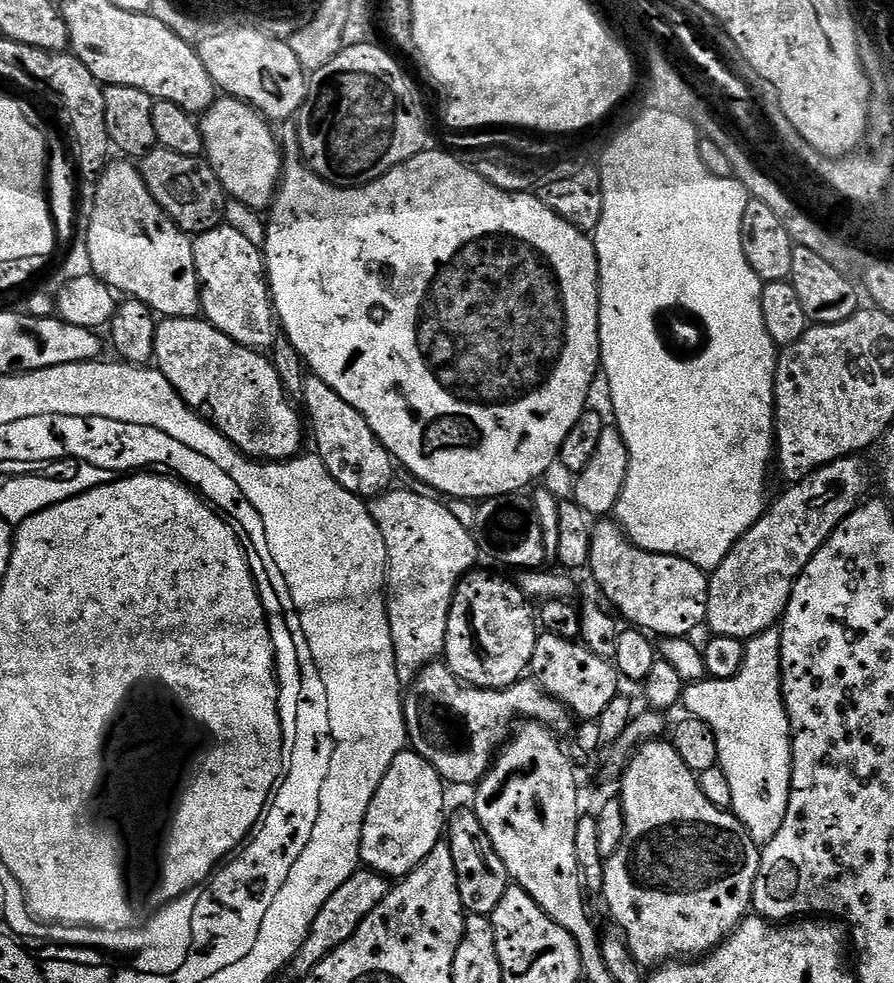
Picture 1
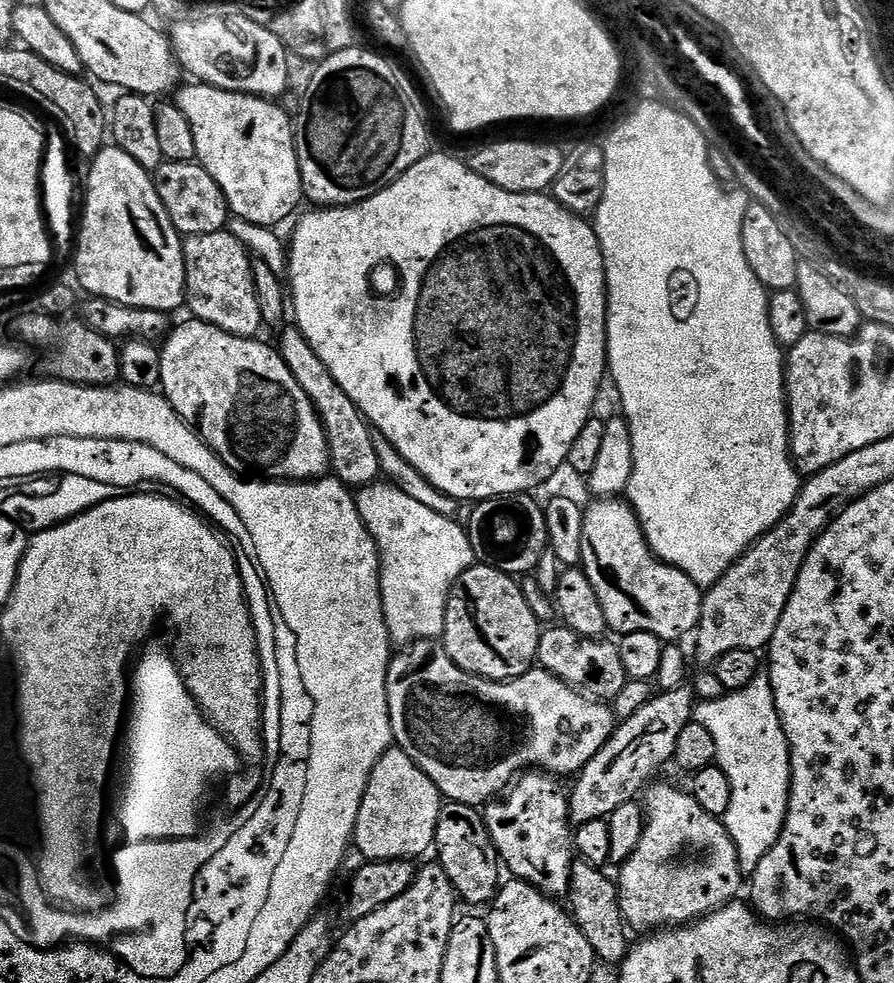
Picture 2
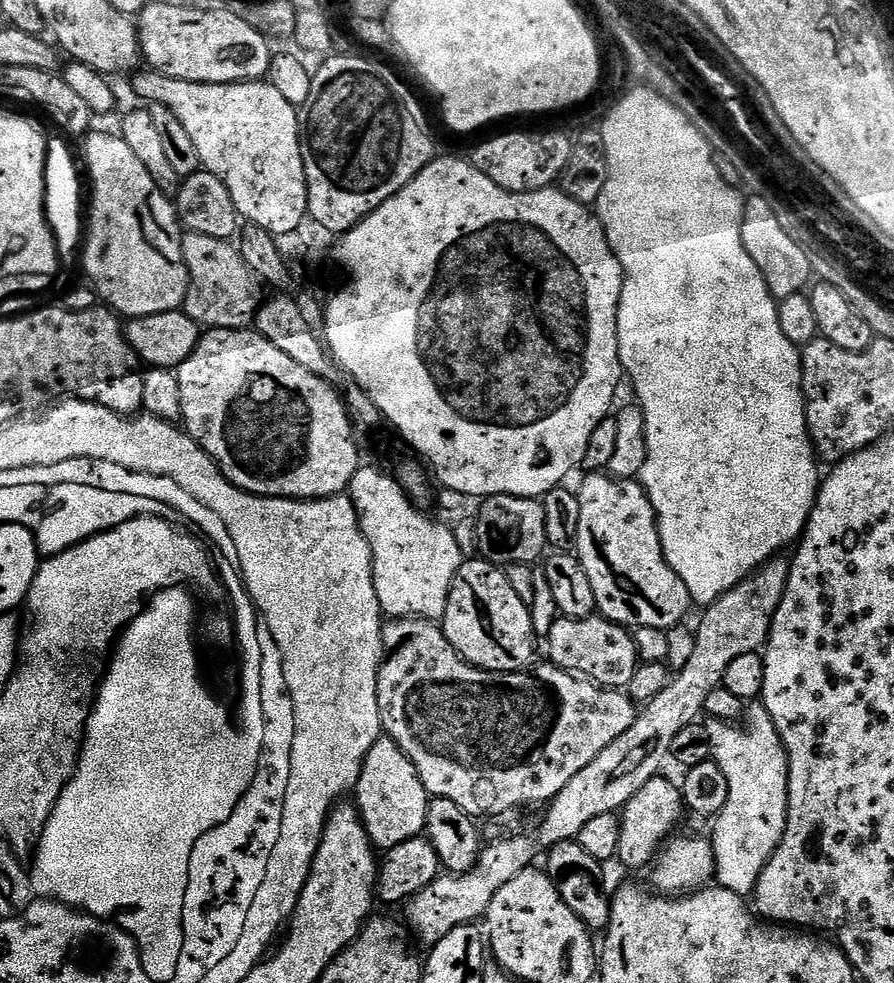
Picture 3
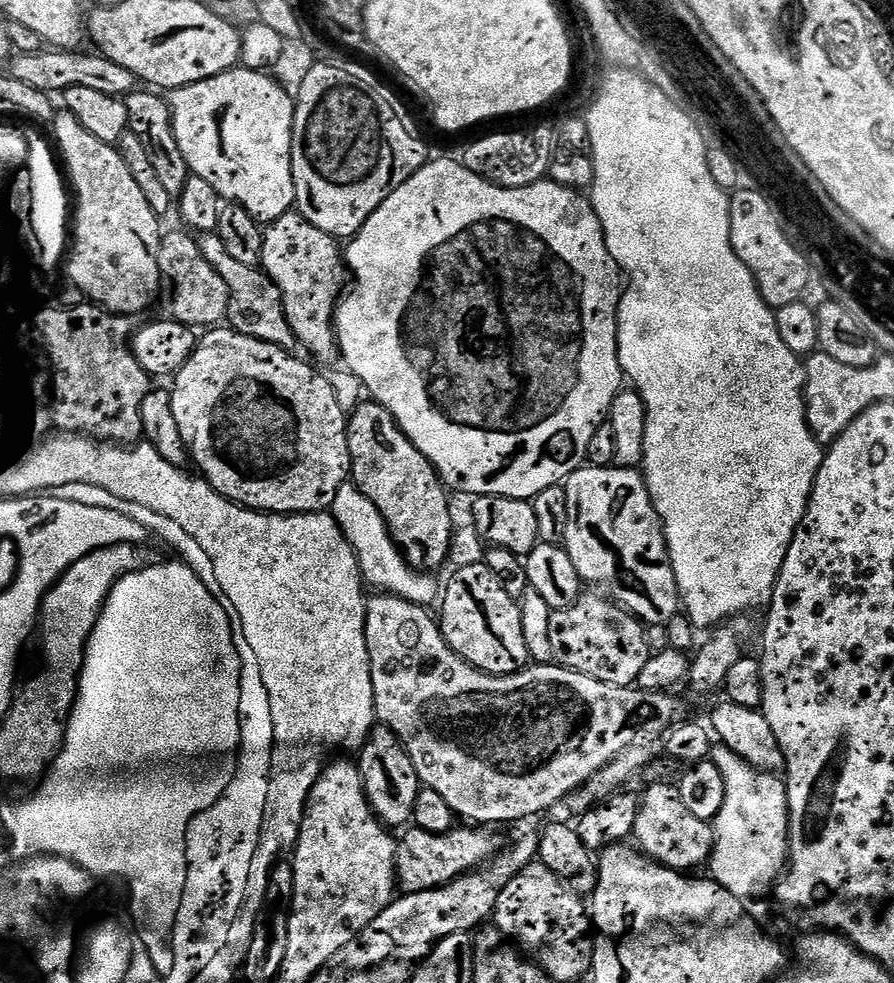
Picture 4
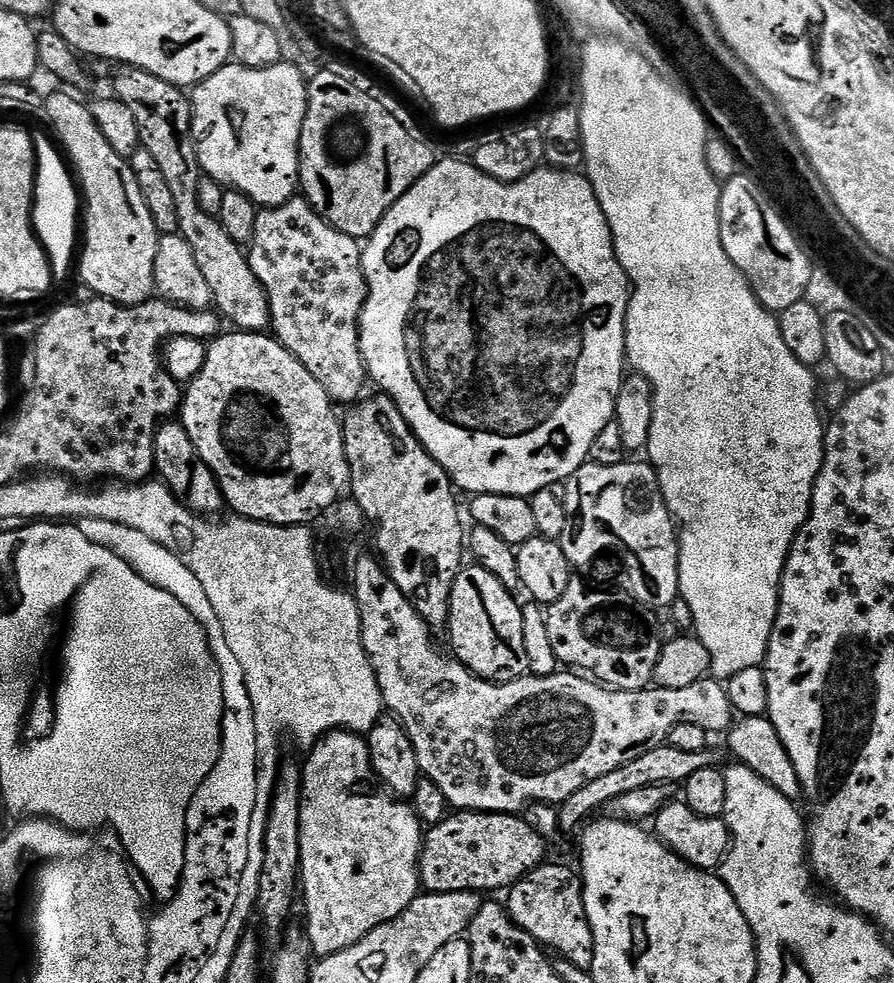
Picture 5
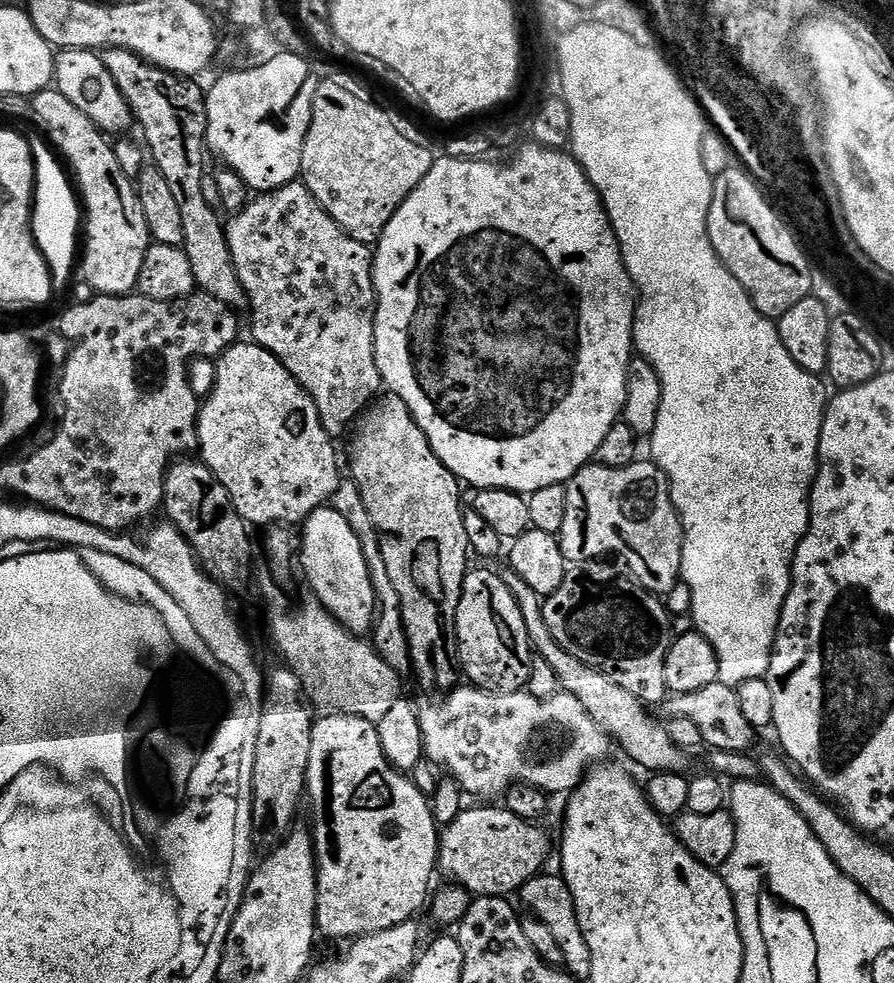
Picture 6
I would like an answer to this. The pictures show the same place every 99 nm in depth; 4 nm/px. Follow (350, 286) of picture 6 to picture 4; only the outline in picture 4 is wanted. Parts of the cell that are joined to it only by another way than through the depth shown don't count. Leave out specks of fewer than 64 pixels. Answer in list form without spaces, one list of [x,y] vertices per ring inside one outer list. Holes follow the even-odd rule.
[[[288,212],[267,225],[262,268],[284,294],[285,310],[295,339],[316,356],[332,356],[338,352],[338,328],[334,321],[346,292],[344,283],[350,280],[346,256],[337,237],[318,230],[307,215],[299,216],[298,212]]]

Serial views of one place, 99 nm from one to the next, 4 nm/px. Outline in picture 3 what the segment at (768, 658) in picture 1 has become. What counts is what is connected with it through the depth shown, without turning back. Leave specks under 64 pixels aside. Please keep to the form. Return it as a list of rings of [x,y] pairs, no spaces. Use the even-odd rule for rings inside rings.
[[[761,718],[750,721],[748,728],[736,727],[740,726],[720,722],[708,728],[712,759],[722,770],[722,774],[726,774],[726,782],[730,786],[726,806],[720,815],[715,817],[713,824],[716,825],[712,828],[710,839],[716,859],[715,879],[719,887],[748,898],[755,893],[758,878],[767,866],[768,860],[776,853],[788,825],[788,755],[772,720]]]

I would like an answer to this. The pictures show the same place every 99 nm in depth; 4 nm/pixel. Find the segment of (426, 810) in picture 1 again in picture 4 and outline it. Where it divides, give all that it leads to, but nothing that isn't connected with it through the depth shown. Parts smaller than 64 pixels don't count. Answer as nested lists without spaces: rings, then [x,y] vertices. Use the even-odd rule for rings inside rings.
[[[377,723],[359,749],[358,755],[360,755],[358,767],[364,779],[364,789],[377,818],[388,826],[406,822],[404,825],[407,825],[413,819],[415,802],[422,785],[414,770],[414,762],[410,754],[404,749],[402,742],[394,734],[394,730]]]

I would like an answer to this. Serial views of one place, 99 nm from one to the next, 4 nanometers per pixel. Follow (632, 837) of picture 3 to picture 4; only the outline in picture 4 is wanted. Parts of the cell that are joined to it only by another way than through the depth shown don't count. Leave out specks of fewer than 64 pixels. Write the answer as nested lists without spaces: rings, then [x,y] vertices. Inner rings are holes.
[[[672,782],[649,783],[642,792],[640,810],[632,831],[635,843],[651,860],[685,874],[709,863],[716,845],[716,830],[682,803],[679,787]]]

